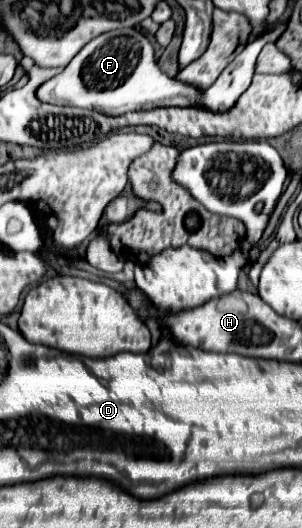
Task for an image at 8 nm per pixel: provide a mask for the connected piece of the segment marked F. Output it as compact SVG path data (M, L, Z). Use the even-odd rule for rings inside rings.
M278 24L276 28L256 36L234 58L234 62L224 68L224 72L210 88L194 90L194 86L174 80L158 68L154 60L154 48L142 32L138 32L136 28L120 28L116 32L106 32L104 36L98 36L98 40L88 42L80 50L80 54L64 68L64 72L44 82L36 94L40 96L40 100L48 104L88 108L106 116L122 116L124 112L172 108L172 106L206 108L210 112L228 112L230 108L234 108L238 98L250 86L254 76L254 64L260 50L268 42L276 42L284 30L286 30L286 24Z

